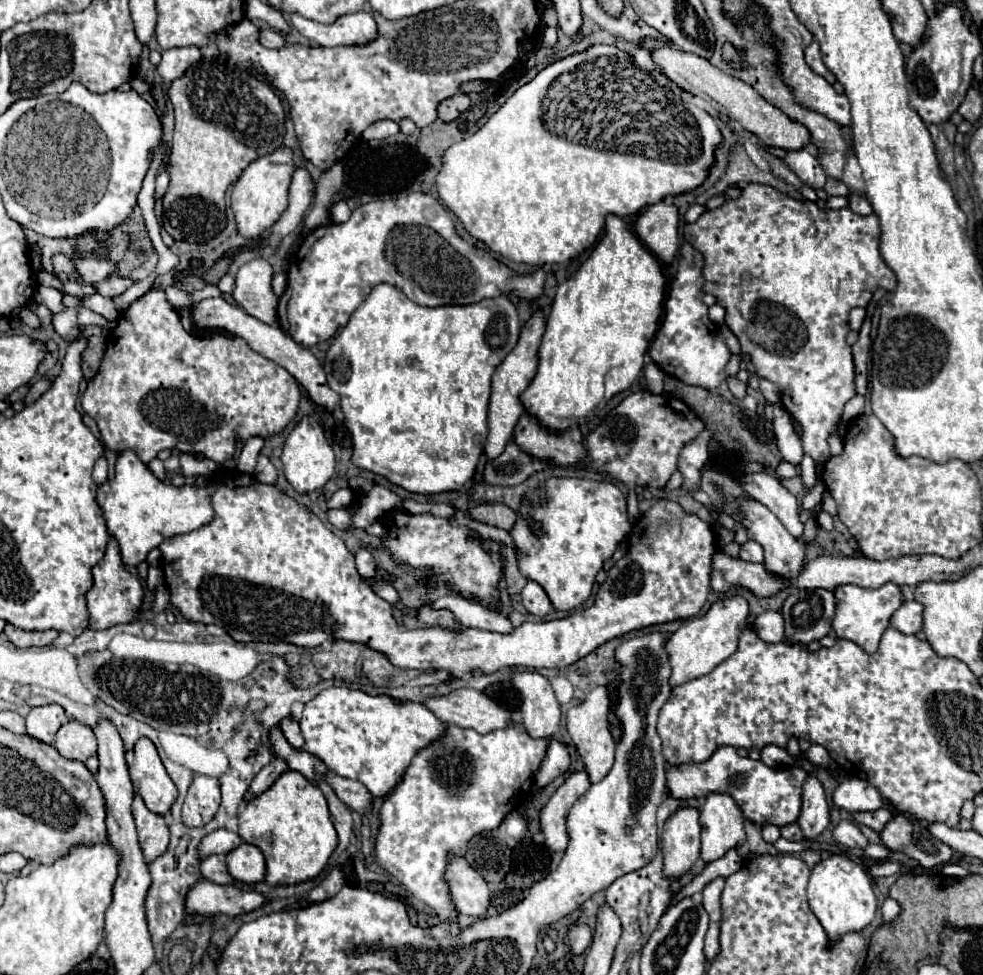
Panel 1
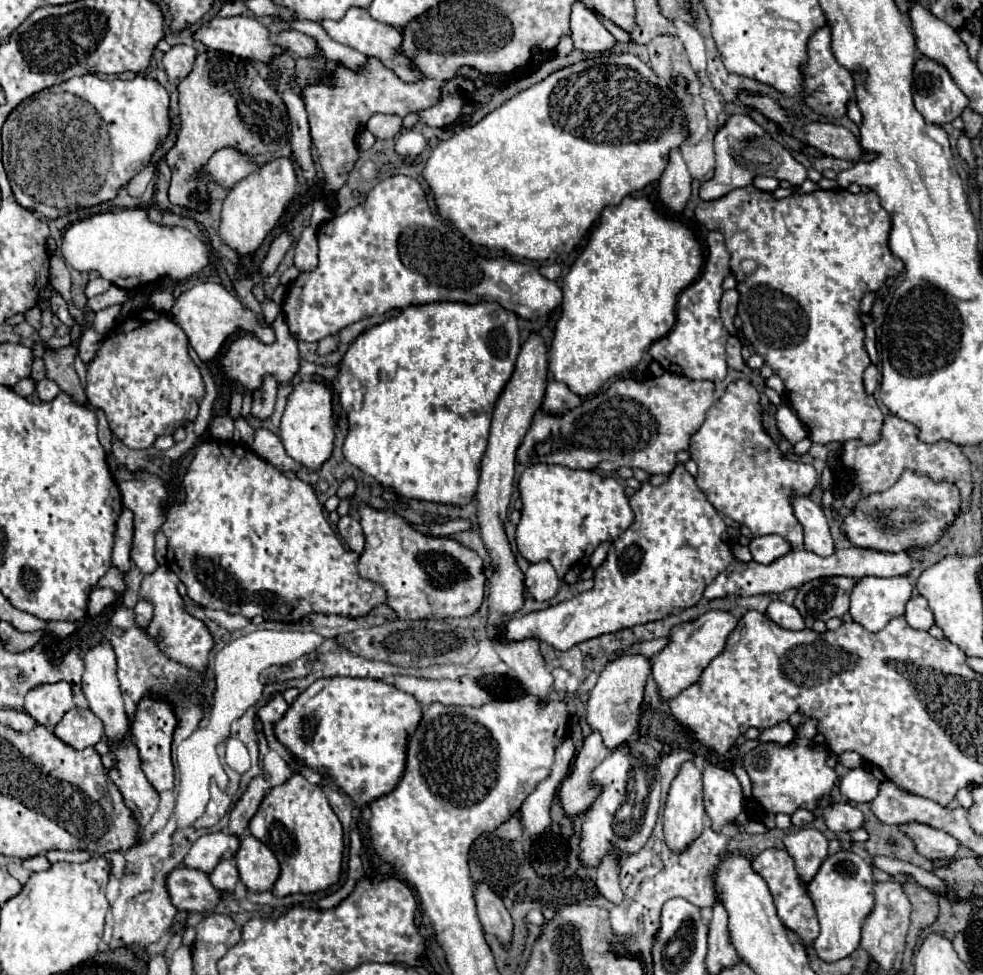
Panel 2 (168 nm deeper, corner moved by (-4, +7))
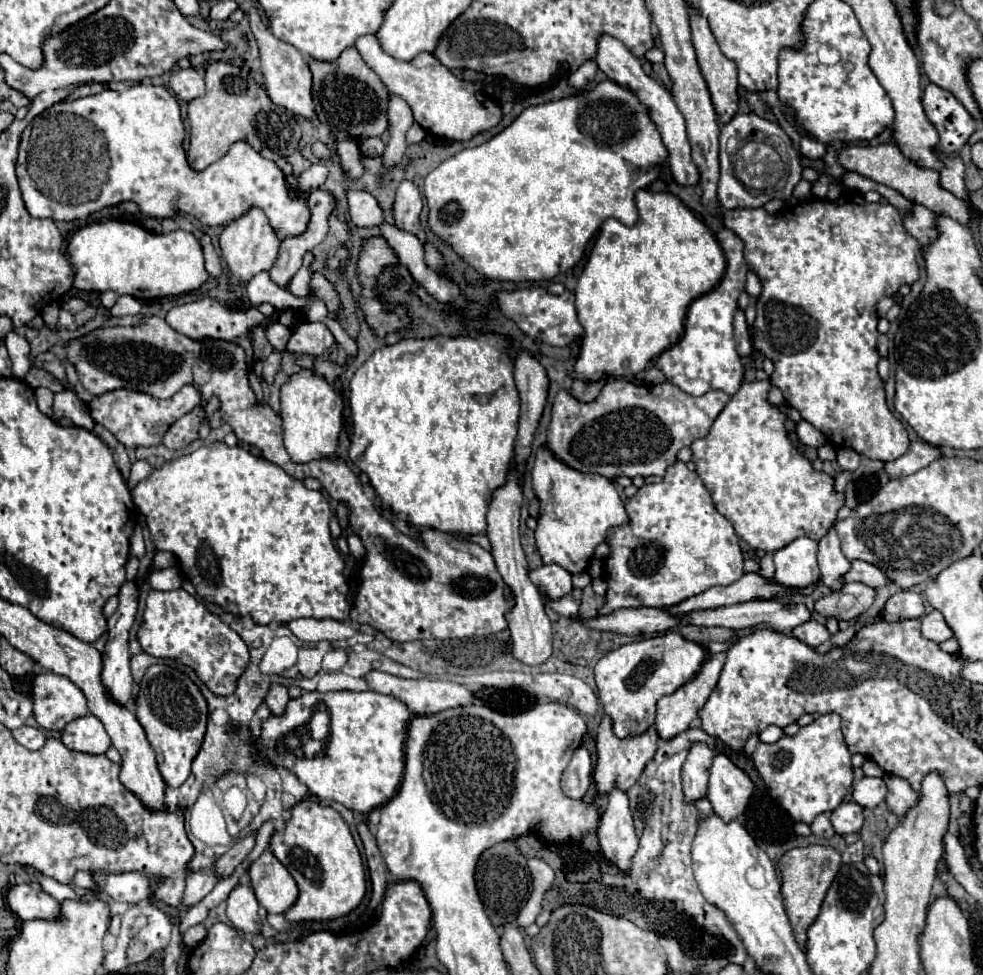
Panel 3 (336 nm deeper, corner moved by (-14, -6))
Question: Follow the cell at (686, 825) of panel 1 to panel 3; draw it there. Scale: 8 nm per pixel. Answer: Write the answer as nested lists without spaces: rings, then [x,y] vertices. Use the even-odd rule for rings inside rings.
[[[692,743],[688,757],[682,767],[682,785],[684,795],[690,803],[704,797],[708,791],[708,771],[712,765],[714,751],[706,743]]]

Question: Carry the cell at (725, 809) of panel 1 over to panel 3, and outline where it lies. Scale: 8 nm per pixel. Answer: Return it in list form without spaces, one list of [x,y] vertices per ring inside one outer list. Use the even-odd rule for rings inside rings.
[[[718,753],[712,759],[710,781],[708,781],[708,799],[724,821],[732,821],[744,813],[750,795],[752,795],[750,777],[724,753]]]

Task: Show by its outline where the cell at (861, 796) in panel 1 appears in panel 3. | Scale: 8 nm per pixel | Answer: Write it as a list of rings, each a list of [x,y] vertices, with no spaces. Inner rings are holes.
[[[864,777],[852,793],[854,801],[862,807],[878,807],[886,797],[886,783],[878,777]]]

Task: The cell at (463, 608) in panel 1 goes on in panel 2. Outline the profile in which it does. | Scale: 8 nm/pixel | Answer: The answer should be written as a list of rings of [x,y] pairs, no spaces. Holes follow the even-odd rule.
[[[342,516],[338,522],[338,532],[344,538],[344,542],[354,550],[356,554],[364,552],[364,534],[360,528],[360,522],[356,522],[352,516]]]

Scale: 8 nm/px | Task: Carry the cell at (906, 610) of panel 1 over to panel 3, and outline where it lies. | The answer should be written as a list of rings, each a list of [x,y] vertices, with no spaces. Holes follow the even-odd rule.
[[[932,611],[926,617],[922,617],[922,633],[924,637],[928,637],[930,641],[942,643],[946,639],[952,639],[954,633],[948,627],[948,623],[944,621],[944,615],[940,611]]]

